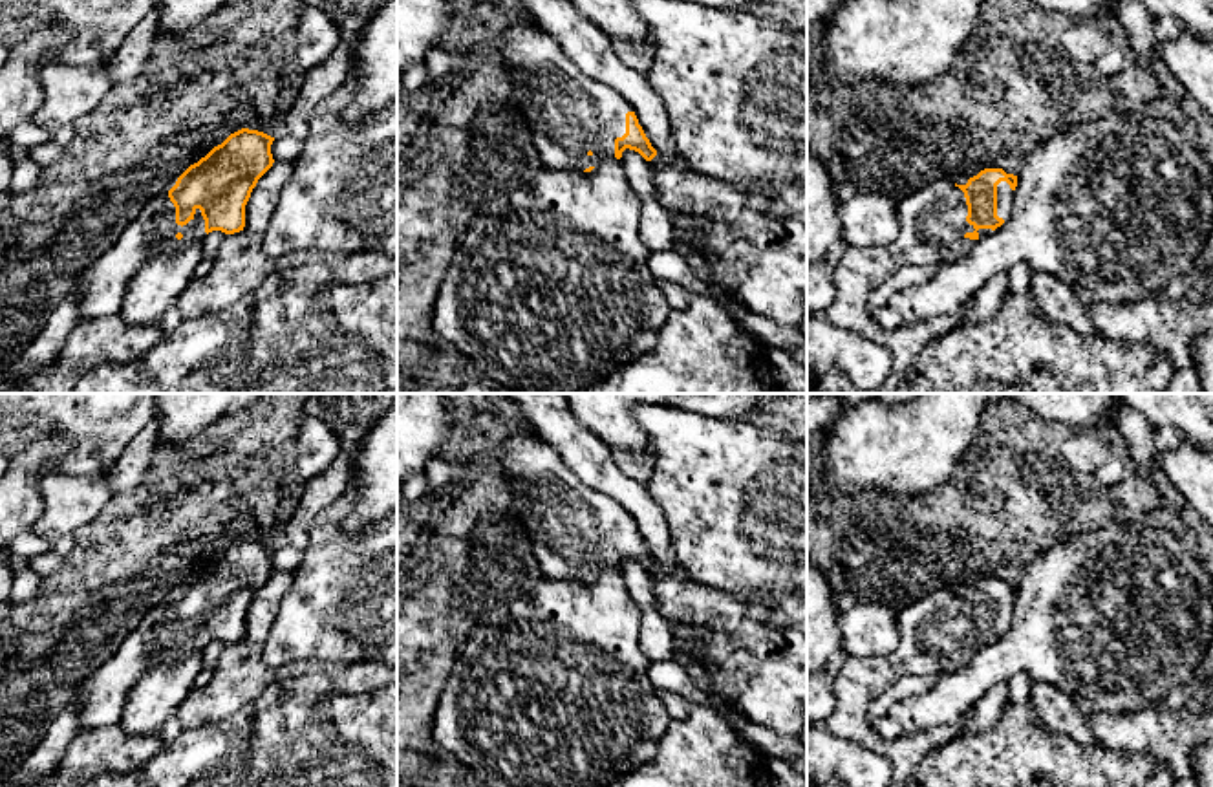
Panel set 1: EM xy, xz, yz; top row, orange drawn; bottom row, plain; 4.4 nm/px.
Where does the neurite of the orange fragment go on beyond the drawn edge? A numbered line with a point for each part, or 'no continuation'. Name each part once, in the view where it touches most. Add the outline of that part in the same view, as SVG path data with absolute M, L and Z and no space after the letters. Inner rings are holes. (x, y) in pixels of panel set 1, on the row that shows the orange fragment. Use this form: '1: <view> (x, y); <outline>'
1: yz (932, 222); M948 178L898 199L898 234L887 247L898 265L946 265L966 256L977 240L966 221L964 192Z

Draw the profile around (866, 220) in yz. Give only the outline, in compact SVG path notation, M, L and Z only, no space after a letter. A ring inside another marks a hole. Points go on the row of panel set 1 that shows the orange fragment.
M856 194L838 205L842 240L851 247L889 247L898 234L898 199L884 194Z

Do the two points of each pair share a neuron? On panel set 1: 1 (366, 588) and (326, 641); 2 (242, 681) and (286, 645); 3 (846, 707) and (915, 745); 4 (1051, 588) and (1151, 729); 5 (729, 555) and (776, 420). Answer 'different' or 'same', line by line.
1: same
2: different
3: same
4: different
5: different

